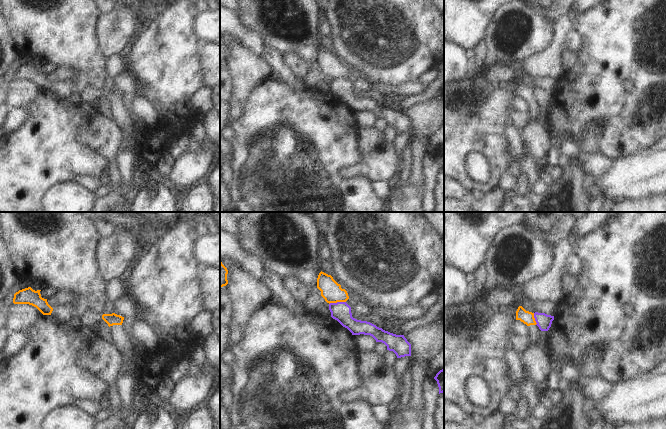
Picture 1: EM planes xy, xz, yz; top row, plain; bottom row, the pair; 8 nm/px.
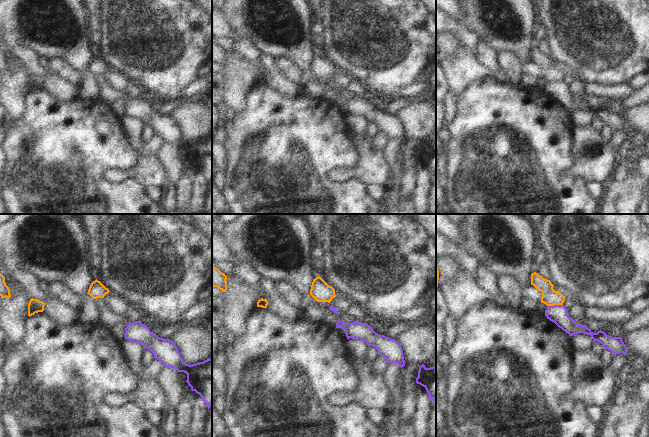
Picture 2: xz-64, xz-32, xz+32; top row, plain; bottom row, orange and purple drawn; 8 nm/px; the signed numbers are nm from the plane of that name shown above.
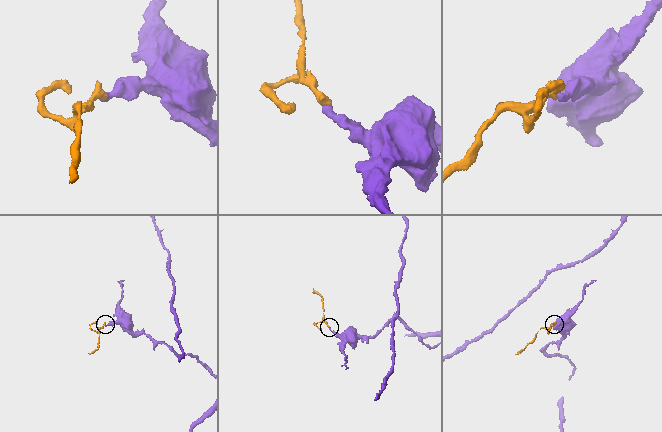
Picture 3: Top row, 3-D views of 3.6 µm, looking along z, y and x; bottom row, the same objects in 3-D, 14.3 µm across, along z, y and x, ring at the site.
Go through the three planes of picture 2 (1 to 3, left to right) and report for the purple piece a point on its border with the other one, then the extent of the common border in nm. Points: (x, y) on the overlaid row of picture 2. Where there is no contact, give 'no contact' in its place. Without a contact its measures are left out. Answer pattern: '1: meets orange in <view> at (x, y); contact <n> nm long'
1: no contact
2: no contact
3: meets orange in xz+32 at (555, 304); contact 120 nm long

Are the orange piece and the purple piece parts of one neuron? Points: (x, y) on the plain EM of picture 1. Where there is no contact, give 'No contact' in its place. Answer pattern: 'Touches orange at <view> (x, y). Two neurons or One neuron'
Touches orange at xz (337, 77). Two neurons

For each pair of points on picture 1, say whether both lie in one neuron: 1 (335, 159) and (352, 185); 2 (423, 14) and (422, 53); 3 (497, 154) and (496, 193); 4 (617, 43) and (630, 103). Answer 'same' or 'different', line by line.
1: same
2: same
3: different
4: same

